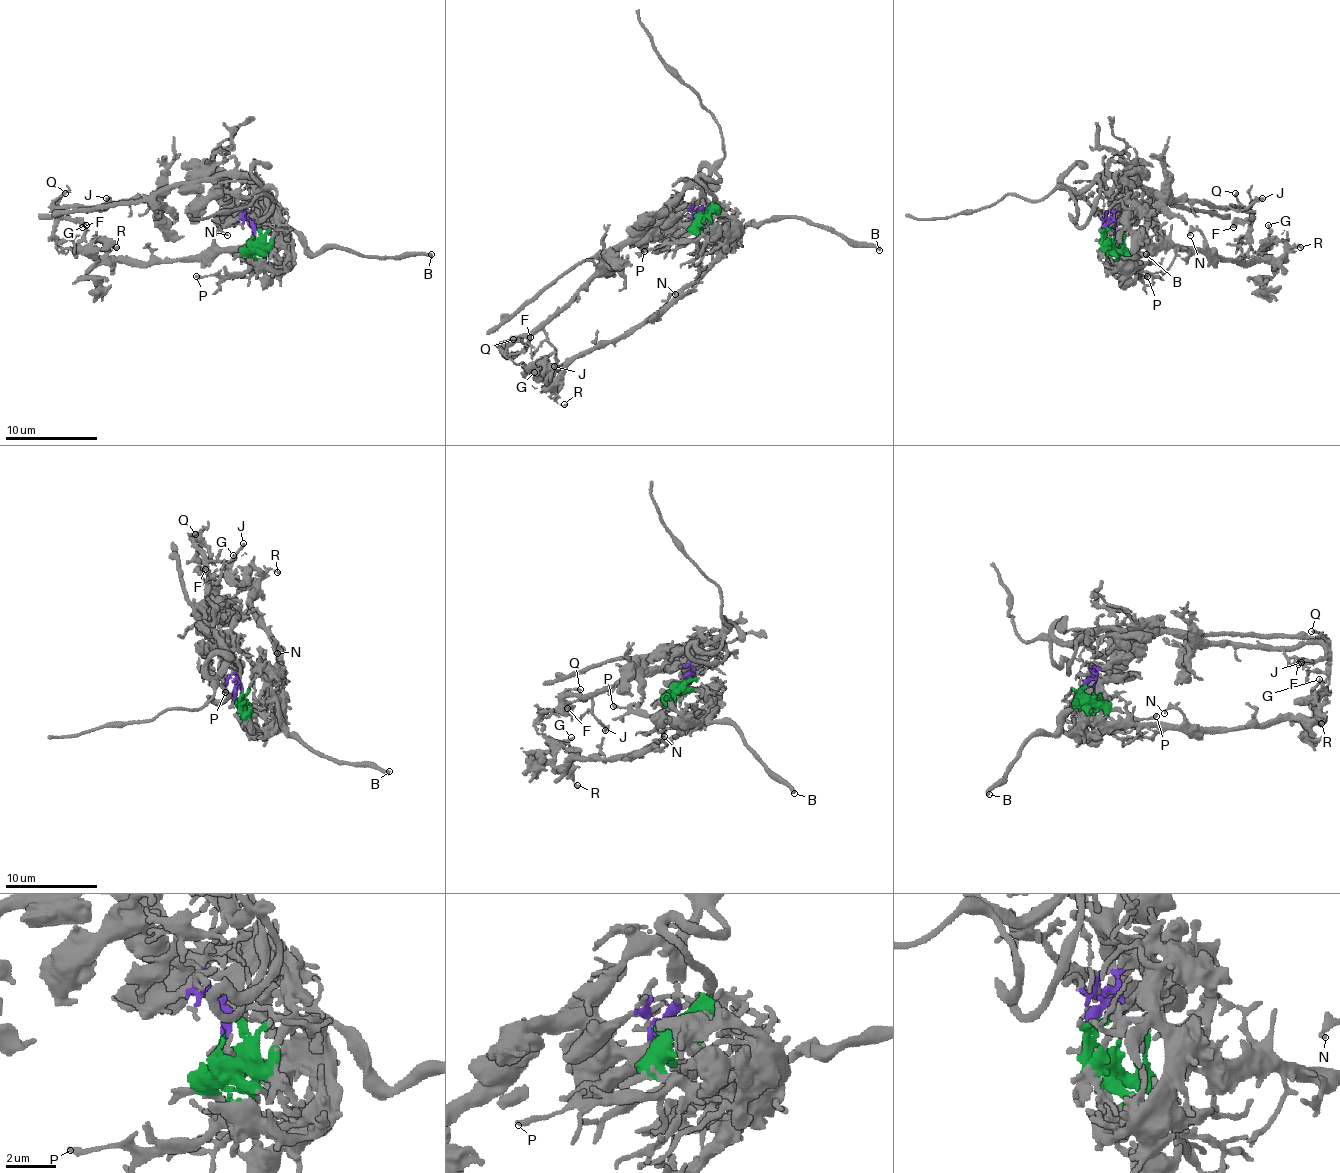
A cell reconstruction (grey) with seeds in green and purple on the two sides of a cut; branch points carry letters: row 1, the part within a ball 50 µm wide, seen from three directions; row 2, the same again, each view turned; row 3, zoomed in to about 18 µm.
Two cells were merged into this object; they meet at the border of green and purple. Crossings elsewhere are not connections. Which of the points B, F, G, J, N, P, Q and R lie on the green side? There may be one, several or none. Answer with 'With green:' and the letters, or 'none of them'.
With green: B, G, N, P, R

